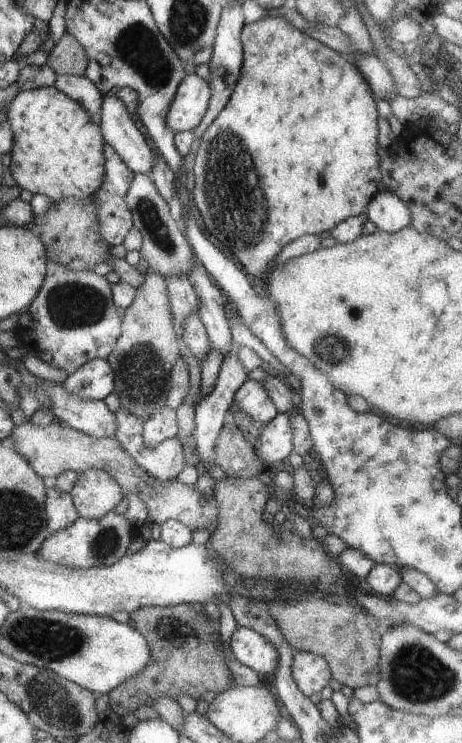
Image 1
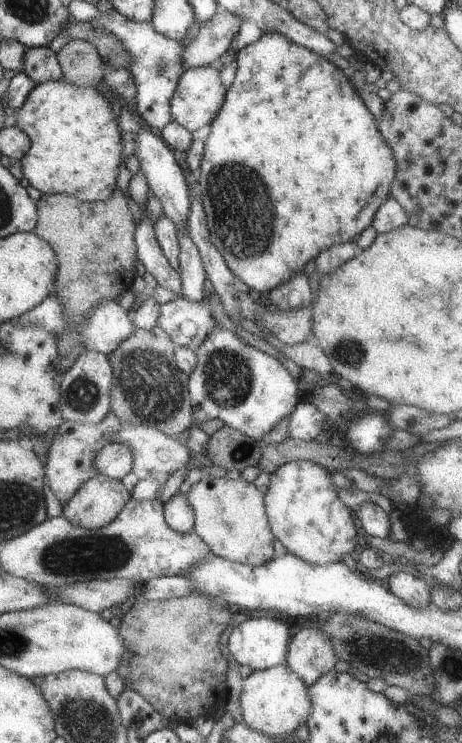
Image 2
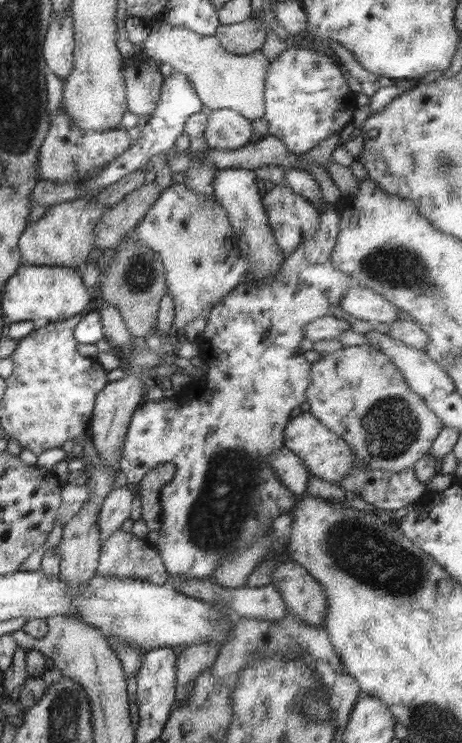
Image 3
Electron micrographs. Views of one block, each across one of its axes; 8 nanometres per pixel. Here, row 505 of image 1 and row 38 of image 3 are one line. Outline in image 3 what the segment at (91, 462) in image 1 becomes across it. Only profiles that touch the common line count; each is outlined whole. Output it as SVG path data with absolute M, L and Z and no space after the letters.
M164 20L150 25L150 34L139 47L143 58L170 64L173 70L182 72L192 82L202 104L211 110L235 110L251 121L264 116L265 80L269 61L262 50L240 56L228 52L215 35L202 36L182 26L170 25Z

